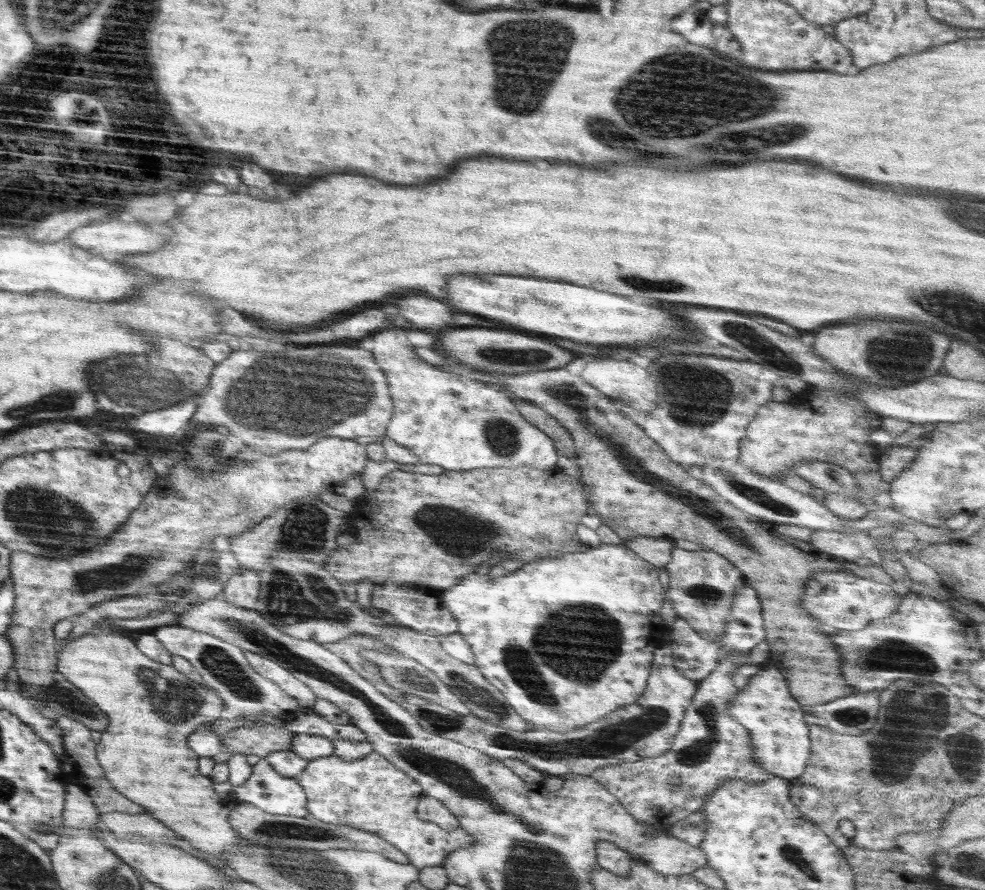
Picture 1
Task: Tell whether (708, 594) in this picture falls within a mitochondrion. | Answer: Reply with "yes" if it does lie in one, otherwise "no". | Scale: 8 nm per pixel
yes

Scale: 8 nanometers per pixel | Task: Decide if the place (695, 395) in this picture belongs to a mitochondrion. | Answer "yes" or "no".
yes

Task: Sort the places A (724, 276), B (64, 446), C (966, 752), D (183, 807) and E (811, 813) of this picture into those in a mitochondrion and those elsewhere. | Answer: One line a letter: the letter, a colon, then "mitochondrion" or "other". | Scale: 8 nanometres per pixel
A: other
B: other
C: mitochondrion
D: other
E: other

